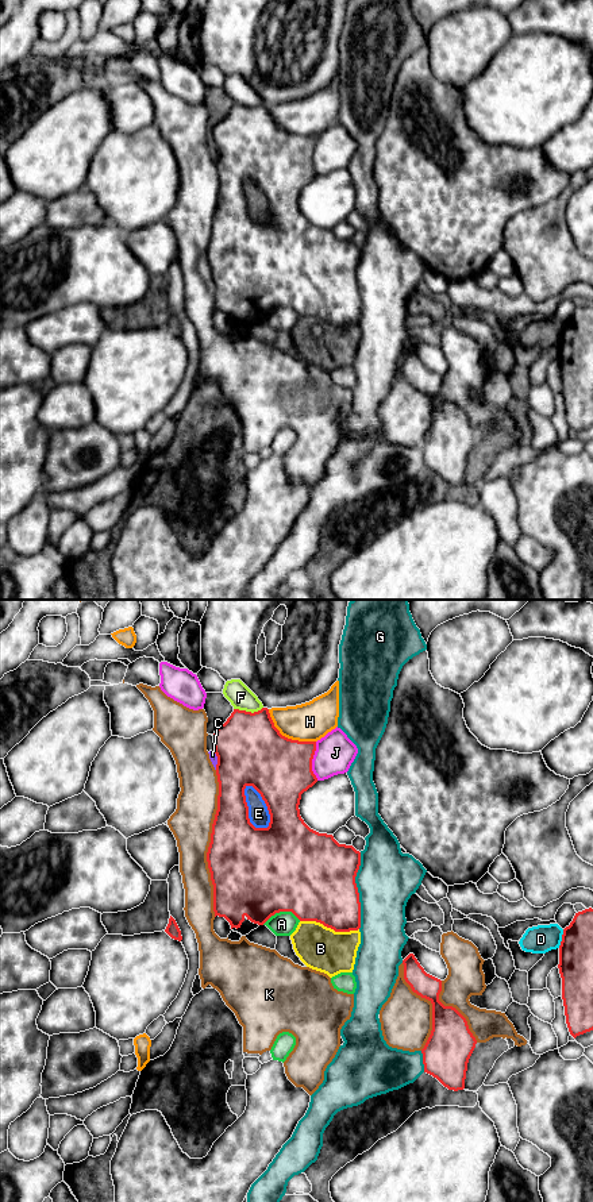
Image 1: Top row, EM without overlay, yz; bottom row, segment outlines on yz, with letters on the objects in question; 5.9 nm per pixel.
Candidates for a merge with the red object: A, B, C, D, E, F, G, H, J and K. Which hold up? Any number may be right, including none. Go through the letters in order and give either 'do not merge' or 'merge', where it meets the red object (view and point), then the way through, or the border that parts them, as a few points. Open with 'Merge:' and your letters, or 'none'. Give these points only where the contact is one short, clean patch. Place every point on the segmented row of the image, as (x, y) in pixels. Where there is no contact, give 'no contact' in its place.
Merge: none
A: do not merge; contact yz (281, 910)
B: do not merge; contact yz (330, 927)
C: do not merge; contact yz (218, 761)
D: do not merge; contact yz (562, 939); border yz (563, 929), (558, 947)
E: do not merge; contact yz (266, 805)
F: do not merge; contact yz (247, 712)
G: do not merge; contact yz (357, 890)
H: do not merge; contact yz (287, 738)
J: do not merge; contact yz (311, 761)
K: do not merge; contact yz (210, 843)

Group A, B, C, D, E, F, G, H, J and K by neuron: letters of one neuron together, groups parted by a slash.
A / B D / C E / F / G / H / J / K

